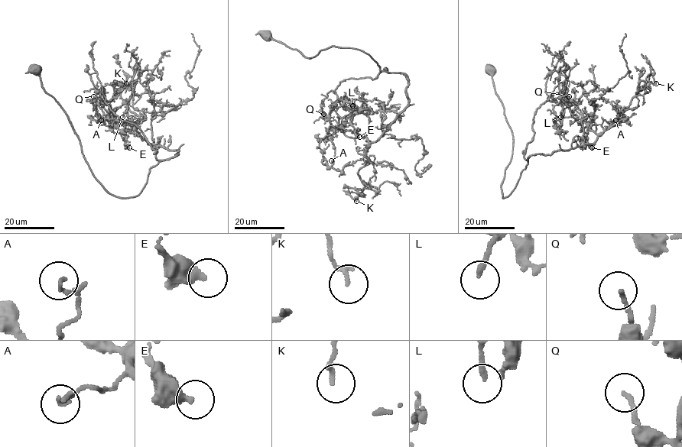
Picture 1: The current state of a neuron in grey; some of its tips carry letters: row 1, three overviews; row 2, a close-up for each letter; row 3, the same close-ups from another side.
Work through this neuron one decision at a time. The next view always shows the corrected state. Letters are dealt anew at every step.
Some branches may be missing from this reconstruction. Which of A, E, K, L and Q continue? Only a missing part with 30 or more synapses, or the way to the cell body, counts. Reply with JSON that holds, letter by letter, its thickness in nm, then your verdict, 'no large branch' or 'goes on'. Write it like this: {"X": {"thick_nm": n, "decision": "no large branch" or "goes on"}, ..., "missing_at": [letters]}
{"A": {"thick_nm": 110, "decision": "no large branch"}, "E": {"thick_nm": 400, "decision": "no large branch"}, "K": {"thick_nm": 180, "decision": "no large branch"}, "L": {"thick_nm": 200, "decision": "no large branch"}, "Q": {"thick_nm": 170, "decision": "no large branch"}, "missing_at": []}

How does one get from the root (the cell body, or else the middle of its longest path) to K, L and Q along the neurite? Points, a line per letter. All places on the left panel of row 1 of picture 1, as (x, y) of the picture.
K: (35, 67), (93, 176), (121, 198), (137, 195), (149, 170), (178, 151), (136, 130), (128, 75), (126, 83)
L: (35, 67), (93, 176), (129, 198), (159, 161), (141, 131), (105, 102), (118, 93), (122, 117)
Q: (35, 67), (93, 176), (112, 194), (134, 197), (159, 161), (156, 150), (135, 124), (93, 96)

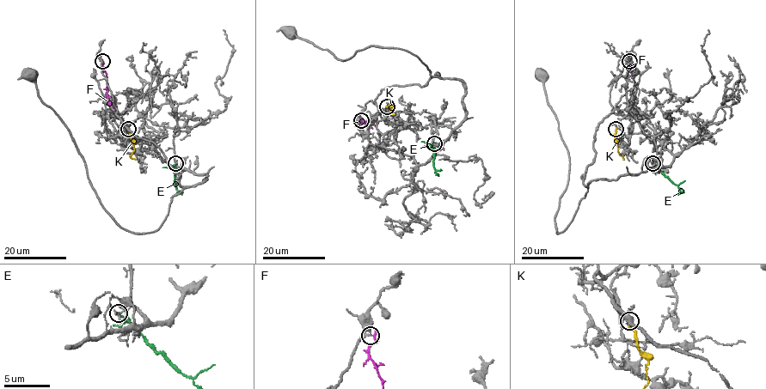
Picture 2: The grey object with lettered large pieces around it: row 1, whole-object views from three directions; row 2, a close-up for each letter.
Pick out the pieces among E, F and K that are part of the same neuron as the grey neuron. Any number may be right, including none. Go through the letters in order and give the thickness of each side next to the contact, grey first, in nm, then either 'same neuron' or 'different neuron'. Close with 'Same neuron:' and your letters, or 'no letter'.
E: 120/160 nm | different neuron
F: 110/140 nm | different neuron
K: 130/240 nm | different neuron
Same neuron: no letter

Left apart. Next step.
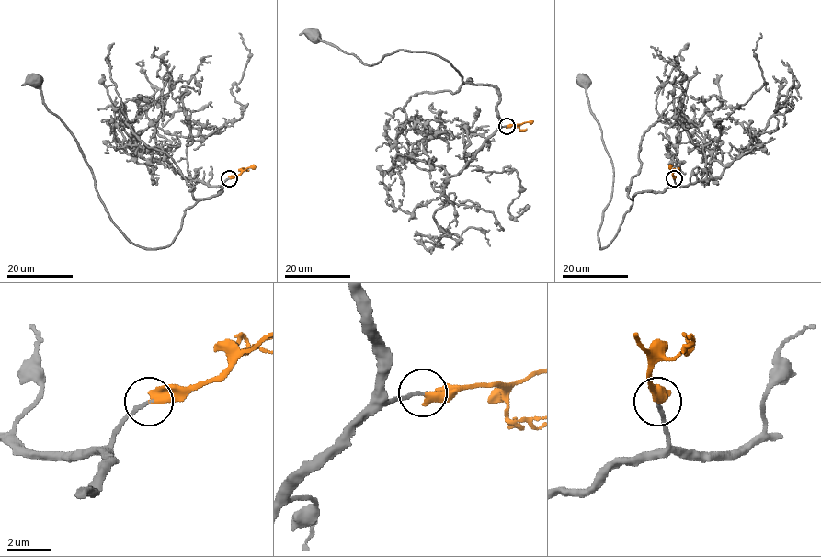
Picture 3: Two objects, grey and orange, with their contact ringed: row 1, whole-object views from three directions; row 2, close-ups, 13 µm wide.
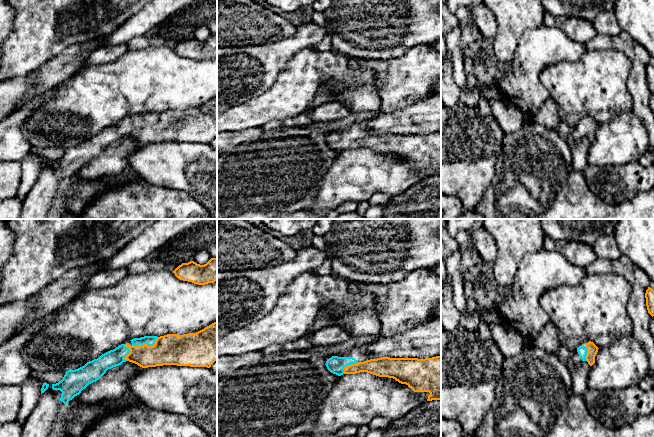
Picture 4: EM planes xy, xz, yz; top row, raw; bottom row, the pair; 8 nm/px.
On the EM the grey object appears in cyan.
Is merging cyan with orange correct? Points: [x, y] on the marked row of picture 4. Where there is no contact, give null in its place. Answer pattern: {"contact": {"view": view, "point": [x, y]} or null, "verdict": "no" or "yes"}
{"contact": {"view": "xy", "point": [146, 343]}, "verdict": "yes"}

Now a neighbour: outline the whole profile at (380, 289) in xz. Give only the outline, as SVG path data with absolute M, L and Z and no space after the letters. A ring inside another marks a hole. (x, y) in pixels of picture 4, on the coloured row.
M349 281L349 292L352 294L373 292L378 297L386 297L389 287L387 283L378 282L365 284L361 282Z

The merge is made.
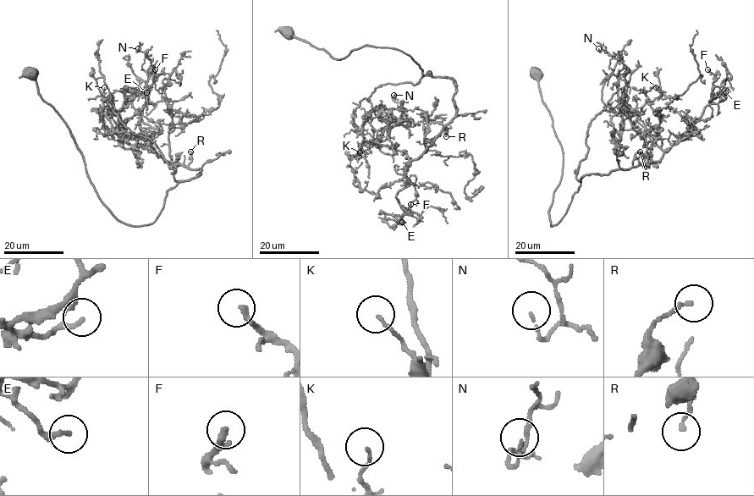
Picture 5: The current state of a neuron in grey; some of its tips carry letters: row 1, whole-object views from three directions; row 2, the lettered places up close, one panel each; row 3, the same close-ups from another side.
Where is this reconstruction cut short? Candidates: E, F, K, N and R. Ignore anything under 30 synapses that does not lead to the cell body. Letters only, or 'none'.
F

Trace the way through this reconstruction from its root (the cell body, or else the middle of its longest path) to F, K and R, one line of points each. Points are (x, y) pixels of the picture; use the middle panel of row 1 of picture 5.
F: (286, 32), (338, 60), (396, 48), (454, 80), (454, 117), (397, 194), (410, 204)
K: (286, 32), (338, 60), (365, 46), (396, 48), (433, 77), (429, 73), (415, 85), (375, 88), (360, 152)
R: (286, 32), (338, 60), (365, 46), (396, 48), (424, 74), (450, 78), (456, 113), (443, 128), (446, 136)

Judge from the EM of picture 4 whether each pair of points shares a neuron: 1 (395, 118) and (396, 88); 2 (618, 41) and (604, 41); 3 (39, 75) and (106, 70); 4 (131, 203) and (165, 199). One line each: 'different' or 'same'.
1: different
2: same
3: different
4: same

